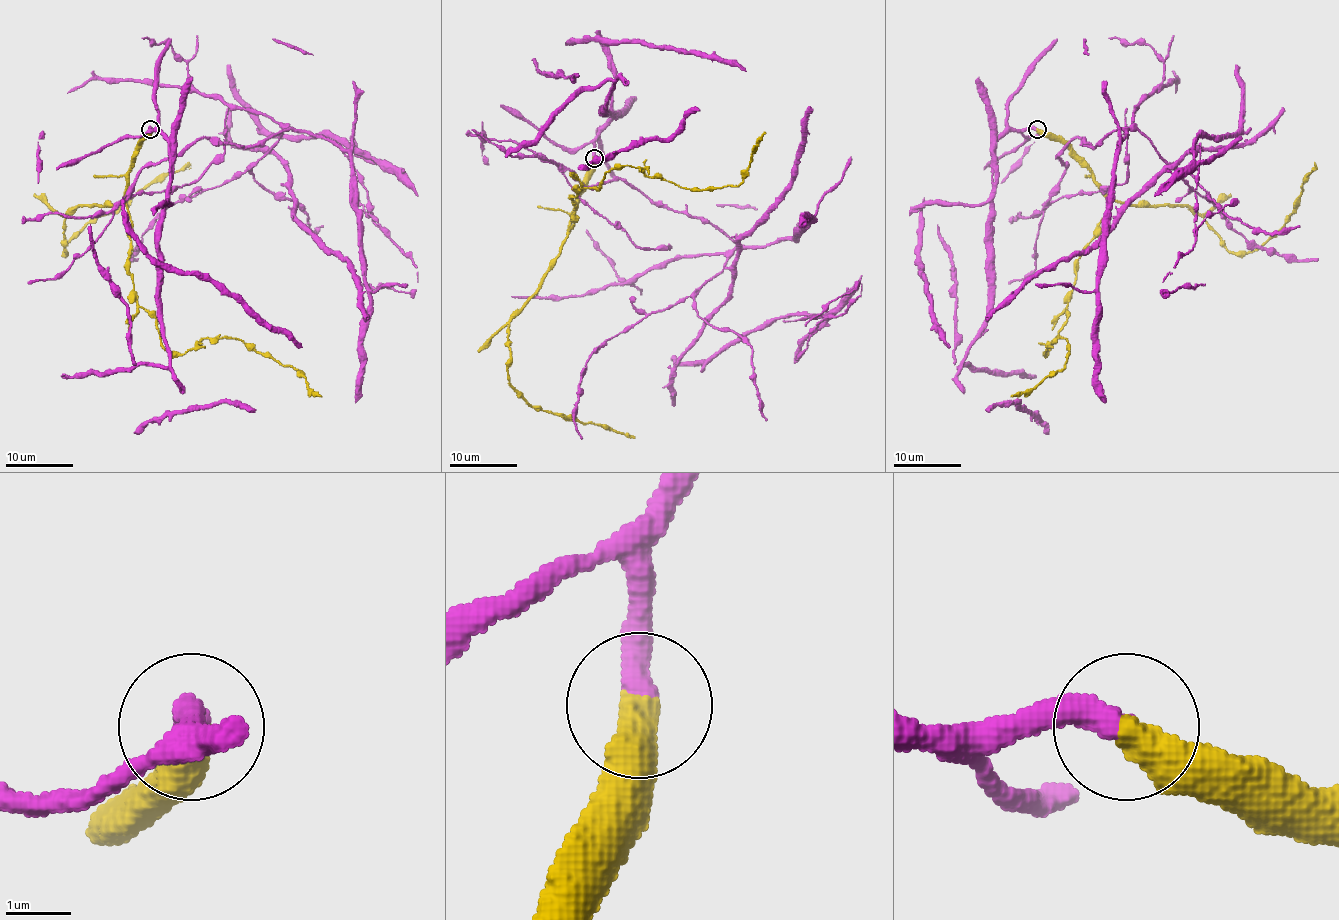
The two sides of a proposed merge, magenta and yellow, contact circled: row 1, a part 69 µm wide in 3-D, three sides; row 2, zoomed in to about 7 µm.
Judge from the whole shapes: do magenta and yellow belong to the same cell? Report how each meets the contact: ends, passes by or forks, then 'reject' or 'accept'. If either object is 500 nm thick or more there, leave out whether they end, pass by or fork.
accept

